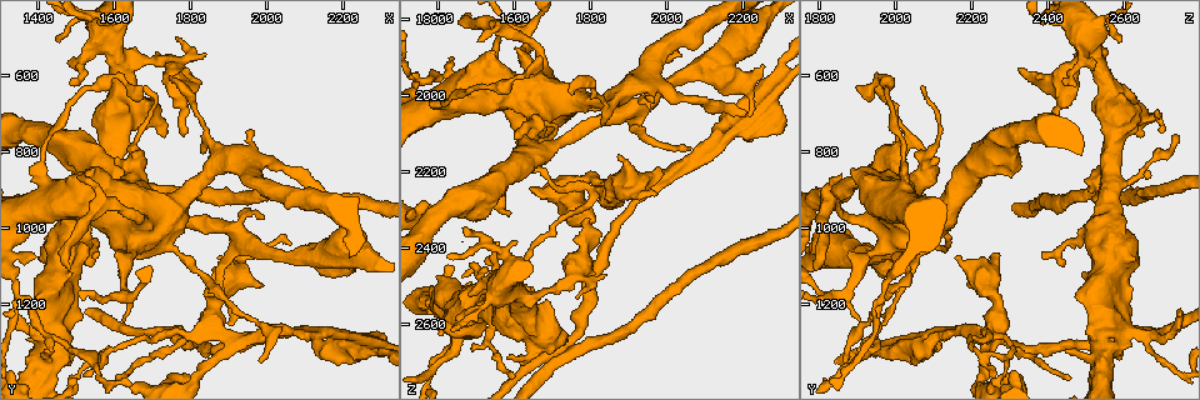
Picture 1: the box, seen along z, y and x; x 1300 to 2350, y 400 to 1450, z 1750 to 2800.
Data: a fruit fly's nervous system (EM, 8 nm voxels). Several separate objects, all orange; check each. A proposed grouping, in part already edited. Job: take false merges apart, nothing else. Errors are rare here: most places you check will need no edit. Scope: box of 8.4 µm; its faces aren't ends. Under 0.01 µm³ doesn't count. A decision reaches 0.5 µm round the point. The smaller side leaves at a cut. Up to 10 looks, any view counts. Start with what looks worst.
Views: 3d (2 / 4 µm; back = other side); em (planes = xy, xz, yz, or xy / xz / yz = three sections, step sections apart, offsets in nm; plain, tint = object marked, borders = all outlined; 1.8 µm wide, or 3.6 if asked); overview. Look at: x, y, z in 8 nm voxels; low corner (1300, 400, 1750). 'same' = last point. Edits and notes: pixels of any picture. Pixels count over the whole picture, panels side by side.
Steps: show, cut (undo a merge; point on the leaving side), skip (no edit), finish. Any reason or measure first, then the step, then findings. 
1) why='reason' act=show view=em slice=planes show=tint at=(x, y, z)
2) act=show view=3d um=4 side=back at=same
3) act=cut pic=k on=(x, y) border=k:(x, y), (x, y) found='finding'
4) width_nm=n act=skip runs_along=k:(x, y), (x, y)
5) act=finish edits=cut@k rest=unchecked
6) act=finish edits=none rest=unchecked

why='arms part here' act=show view=3d um=2 at=(1855, 1155, 2020)

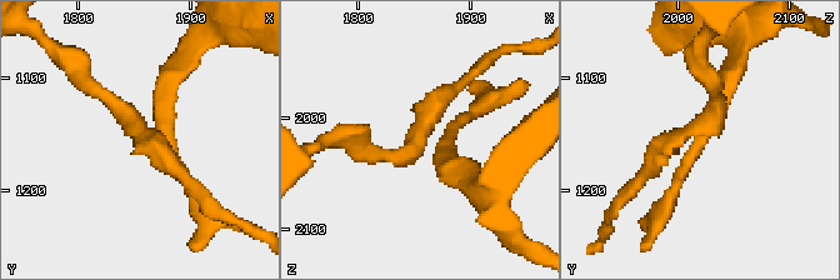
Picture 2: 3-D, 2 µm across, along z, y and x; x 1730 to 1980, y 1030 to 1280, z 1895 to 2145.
act=show view=em slice=planes show=tint at=(1854, 1148, 2022)

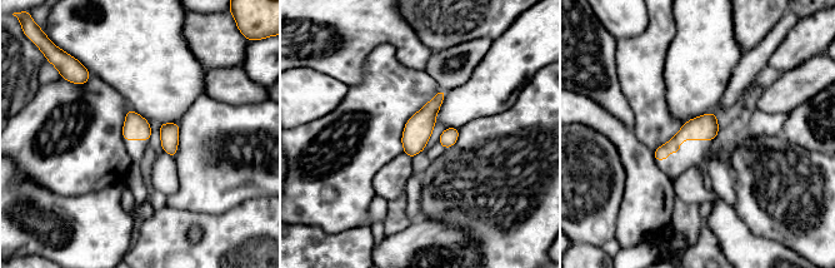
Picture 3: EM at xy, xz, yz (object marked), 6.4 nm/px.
act=skip runs_along=3:(713, 117), (656, 154) found='all the same neuron'

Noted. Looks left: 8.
act=show view=em slice=planes show=tint at=(1915, 1305, 2235)

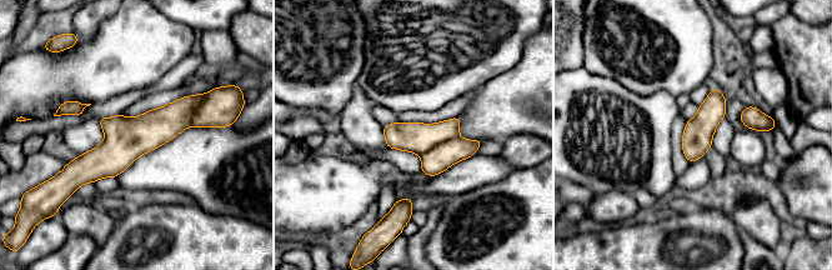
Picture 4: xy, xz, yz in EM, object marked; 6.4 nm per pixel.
width_nm=190 act=skip runs_along=4:(208, 119), (69, 169) found='all the same neuron'

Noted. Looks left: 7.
why='calibre changes' act=show view=em slice=xy step=16 show=borders at=(1925, 820, 1965)

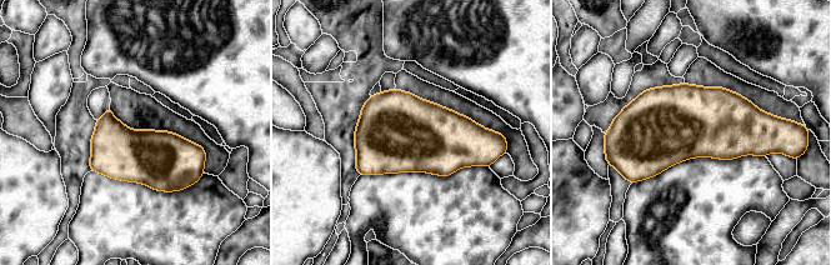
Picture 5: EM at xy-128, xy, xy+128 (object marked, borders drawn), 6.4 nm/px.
act=skip found='all the same neuron'

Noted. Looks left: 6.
why='thick turns thin' act=show view=em um=3.6 slice=xz step=8 show=tint at=(1480, 1010, 2555)

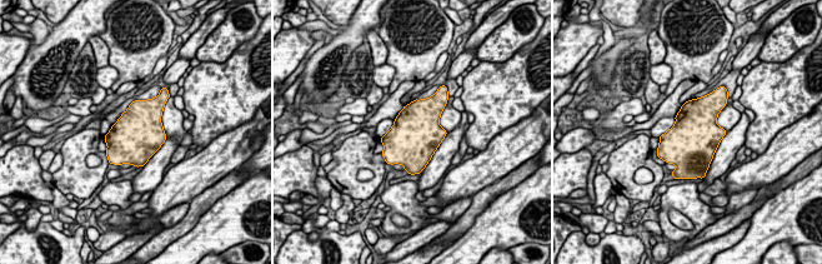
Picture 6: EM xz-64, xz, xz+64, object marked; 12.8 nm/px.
act=show view=em um=3.6 slice=planes show=tint at=same

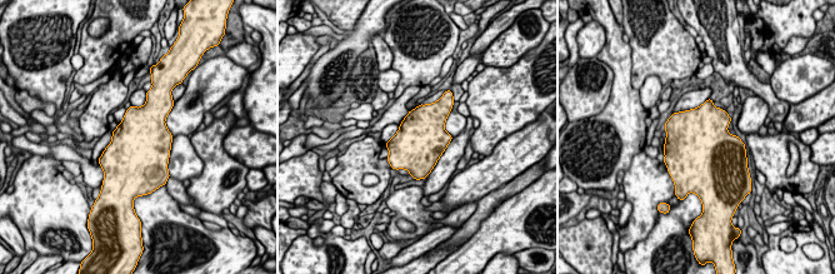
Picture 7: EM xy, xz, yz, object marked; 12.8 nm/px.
width_nm=650 act=skip found='continuous, no second neuron'

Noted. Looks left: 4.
act=finish edits=none rest=unchecked

